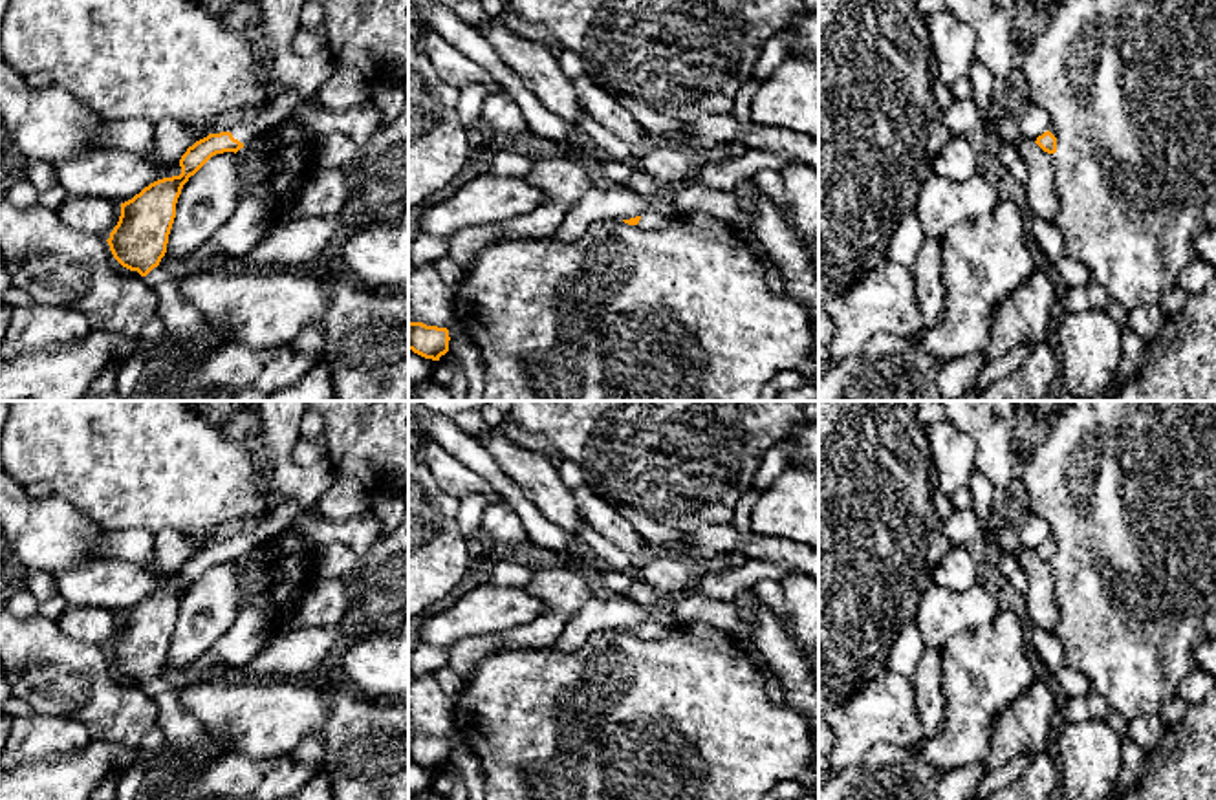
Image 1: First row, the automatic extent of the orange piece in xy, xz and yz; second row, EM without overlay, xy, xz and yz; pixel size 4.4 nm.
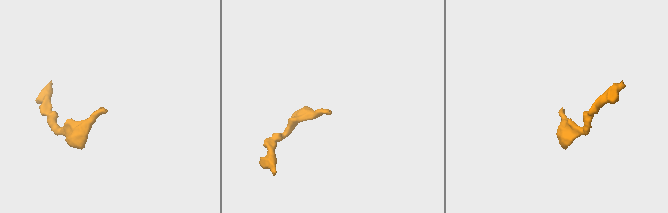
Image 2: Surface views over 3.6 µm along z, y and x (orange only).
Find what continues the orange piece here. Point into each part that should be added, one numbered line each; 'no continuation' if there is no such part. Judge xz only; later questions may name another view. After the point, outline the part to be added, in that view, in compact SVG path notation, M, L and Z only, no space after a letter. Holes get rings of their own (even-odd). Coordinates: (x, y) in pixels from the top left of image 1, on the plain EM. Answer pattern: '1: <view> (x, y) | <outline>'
1: xz (651, 630) | M645 621L641 624L637 637L641 637L645 641L657 641L657 639L668 637L674 632L676 632L676 626L663 626L656 621Z

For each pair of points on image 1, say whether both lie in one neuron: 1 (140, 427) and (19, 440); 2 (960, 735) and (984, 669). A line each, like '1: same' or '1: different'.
1: same
2: same

